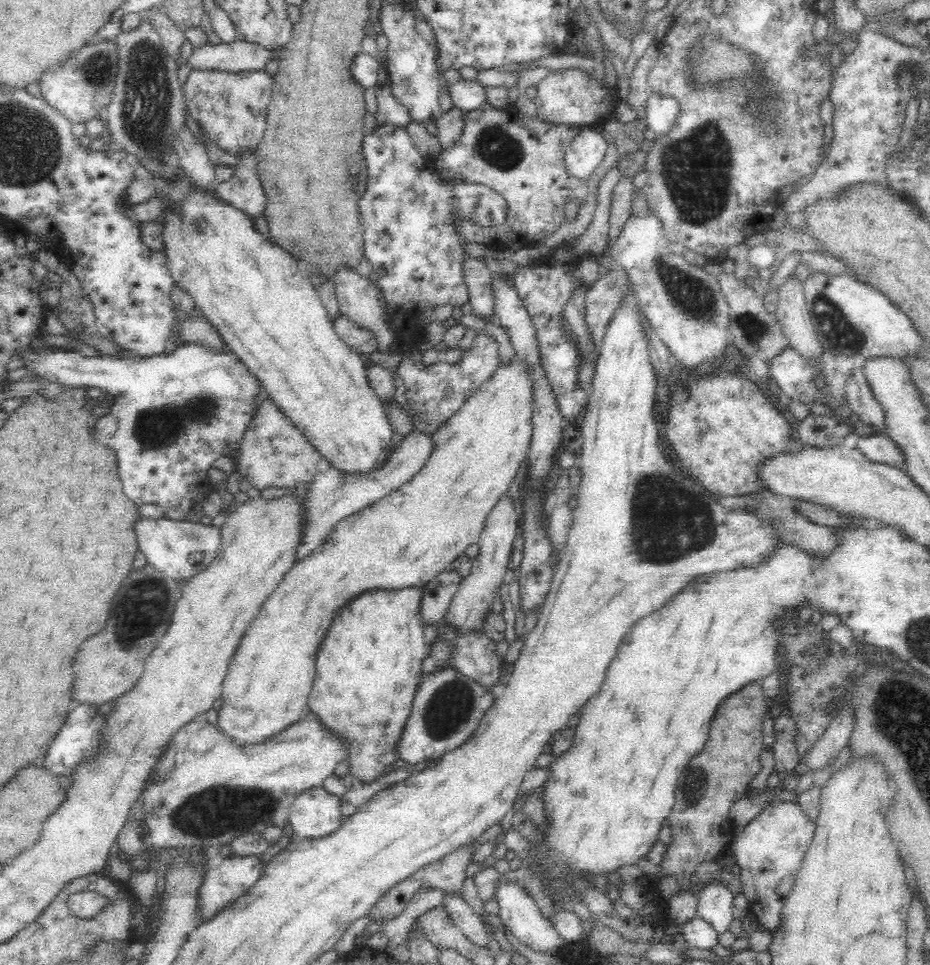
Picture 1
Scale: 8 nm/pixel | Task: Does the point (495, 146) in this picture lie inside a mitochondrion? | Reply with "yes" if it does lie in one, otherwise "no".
yes

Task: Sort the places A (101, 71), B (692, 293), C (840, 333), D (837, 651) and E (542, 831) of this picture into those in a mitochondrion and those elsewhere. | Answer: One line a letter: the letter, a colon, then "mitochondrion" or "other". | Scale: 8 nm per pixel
A: mitochondrion
B: mitochondrion
C: mitochondrion
D: other
E: other

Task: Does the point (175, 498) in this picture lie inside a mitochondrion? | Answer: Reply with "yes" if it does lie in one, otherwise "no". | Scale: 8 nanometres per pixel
no

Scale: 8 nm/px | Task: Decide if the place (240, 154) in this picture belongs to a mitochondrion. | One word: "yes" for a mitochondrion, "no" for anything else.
no

